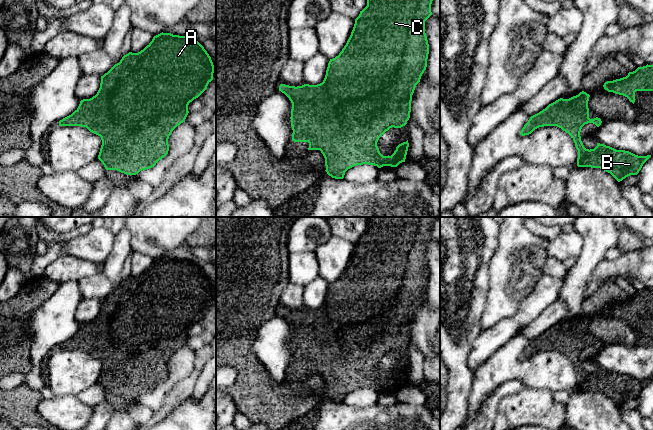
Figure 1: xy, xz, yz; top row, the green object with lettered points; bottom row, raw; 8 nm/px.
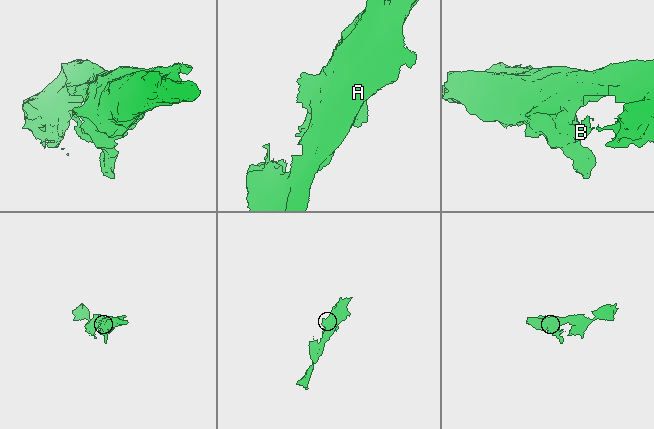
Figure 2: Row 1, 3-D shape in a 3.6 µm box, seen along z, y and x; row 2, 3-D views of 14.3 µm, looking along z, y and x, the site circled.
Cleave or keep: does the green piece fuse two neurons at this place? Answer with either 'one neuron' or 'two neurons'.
one neuron

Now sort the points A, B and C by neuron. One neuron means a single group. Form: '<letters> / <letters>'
A B C

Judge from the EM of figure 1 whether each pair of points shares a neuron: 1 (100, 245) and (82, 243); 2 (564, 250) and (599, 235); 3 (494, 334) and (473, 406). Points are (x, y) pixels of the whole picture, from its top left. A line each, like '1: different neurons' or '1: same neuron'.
1: same neuron
2: different neurons
3: different neurons

